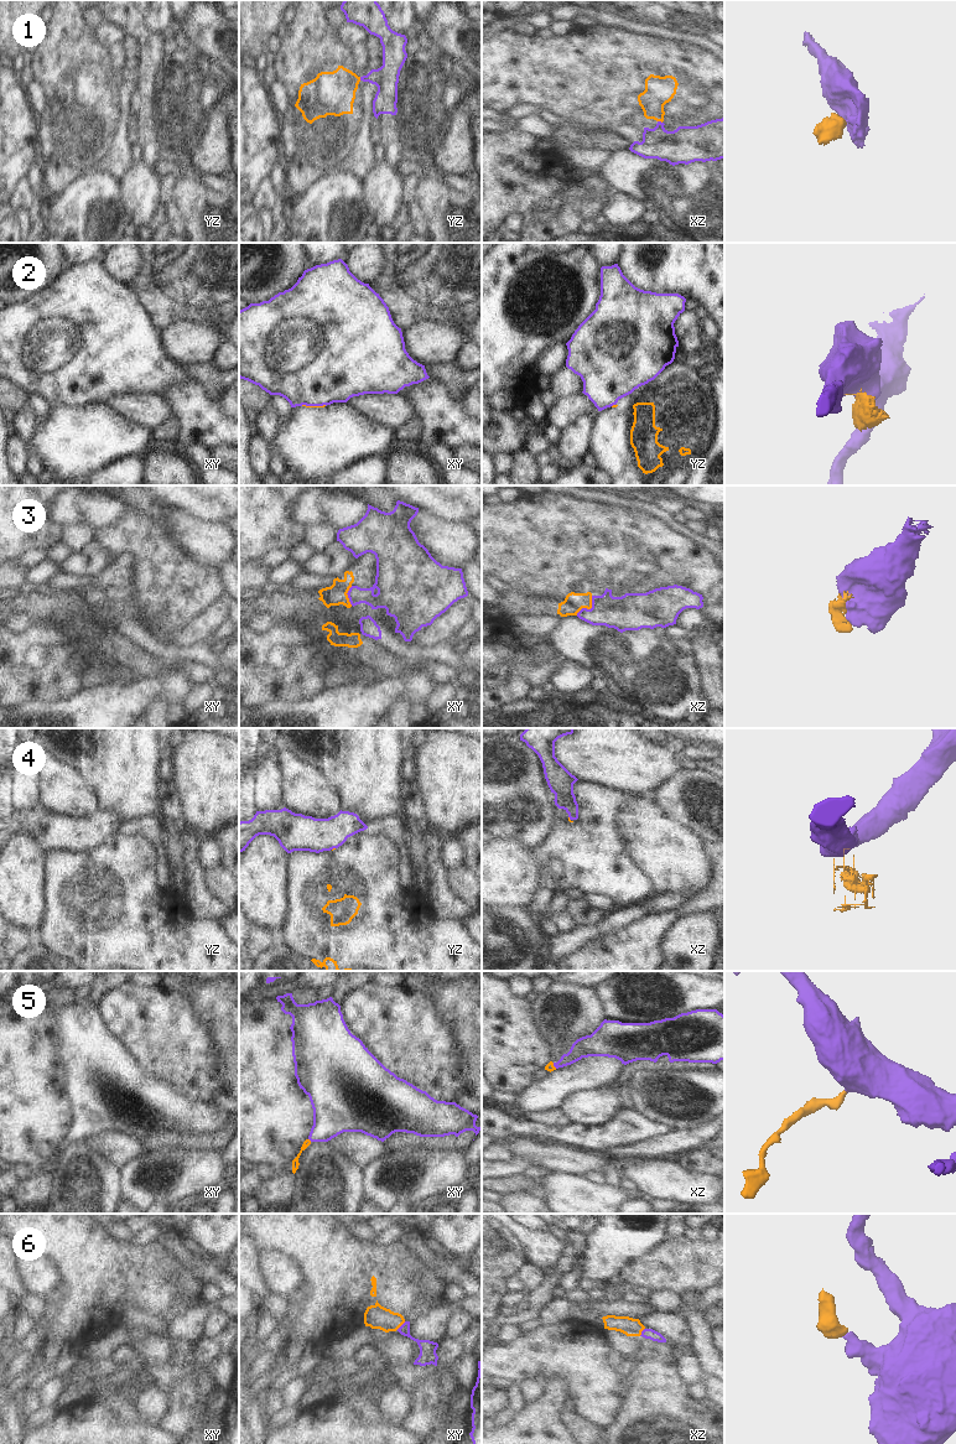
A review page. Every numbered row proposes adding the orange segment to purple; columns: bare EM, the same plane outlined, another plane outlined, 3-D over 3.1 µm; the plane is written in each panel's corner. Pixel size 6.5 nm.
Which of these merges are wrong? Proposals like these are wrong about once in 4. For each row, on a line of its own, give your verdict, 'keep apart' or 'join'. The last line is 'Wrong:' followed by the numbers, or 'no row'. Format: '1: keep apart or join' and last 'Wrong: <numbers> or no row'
1: keep apart
2: keep apart
3: keep apart
4: keep apart
5: join
6: join
Wrong: 1, 2, 3, 4

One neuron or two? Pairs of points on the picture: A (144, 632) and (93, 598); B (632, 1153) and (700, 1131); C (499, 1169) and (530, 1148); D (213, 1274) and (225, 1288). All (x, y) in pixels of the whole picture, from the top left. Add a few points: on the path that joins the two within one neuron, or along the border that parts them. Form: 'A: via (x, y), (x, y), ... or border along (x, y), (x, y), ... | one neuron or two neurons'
A: via (134, 618), (125, 611), (107, 611) | one neuron
B: via (649, 1148), (682, 1141) | one neuron
C: border along (513, 1156), (531, 1159), (538, 1165) | two neurons
D: via (217, 1278), (223, 1284) | one neuron

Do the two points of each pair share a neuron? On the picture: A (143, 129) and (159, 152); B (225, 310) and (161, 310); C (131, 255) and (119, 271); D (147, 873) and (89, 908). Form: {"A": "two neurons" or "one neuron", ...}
{"A": "one neuron", "B": "one neuron", "C": "one neuron", "D": "one neuron"}

